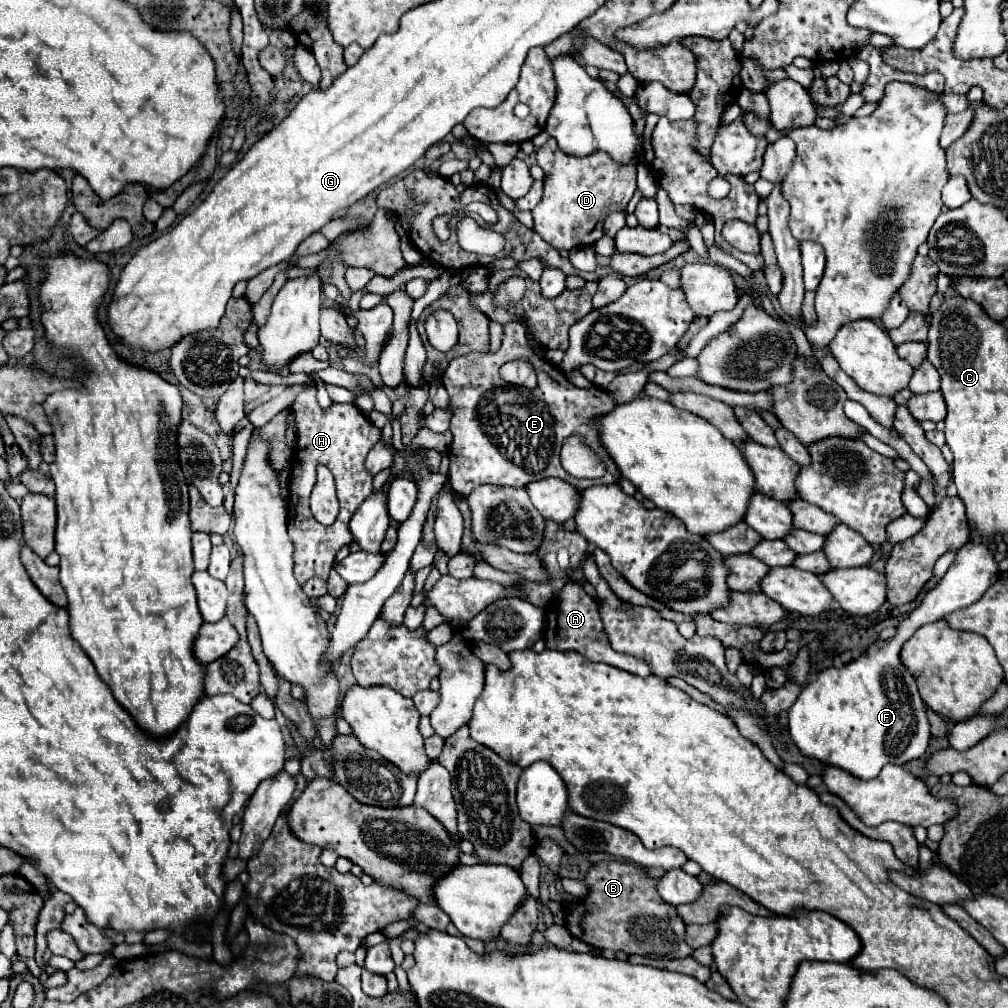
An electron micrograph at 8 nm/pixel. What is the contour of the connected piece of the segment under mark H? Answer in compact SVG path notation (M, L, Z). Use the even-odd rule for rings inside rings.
M306 385L294 403L296 409L296 423L298 423L298 441L292 451L292 475L290 475L290 503L288 503L288 535L292 537L294 545L294 575L300 585L304 585L312 577L328 579L328 573L334 565L334 557L342 545L352 541L348 531L348 521L354 511L364 503L364 499L372 493L370 489L370 473L364 469L364 459L368 451L378 443L380 429L376 429L360 409L350 403L334 403L328 409L320 409L316 401L316 387ZM316 465L326 465L336 481L338 487L338 501L340 513L336 521L326 527L318 523L309 506Z

